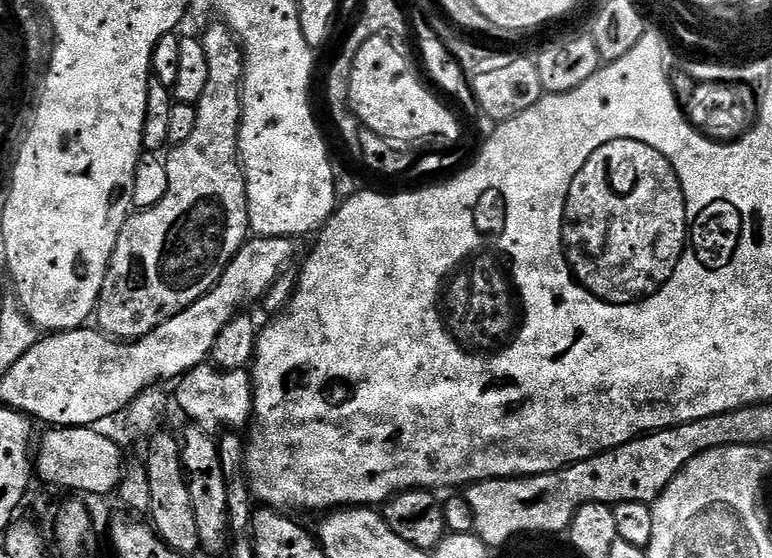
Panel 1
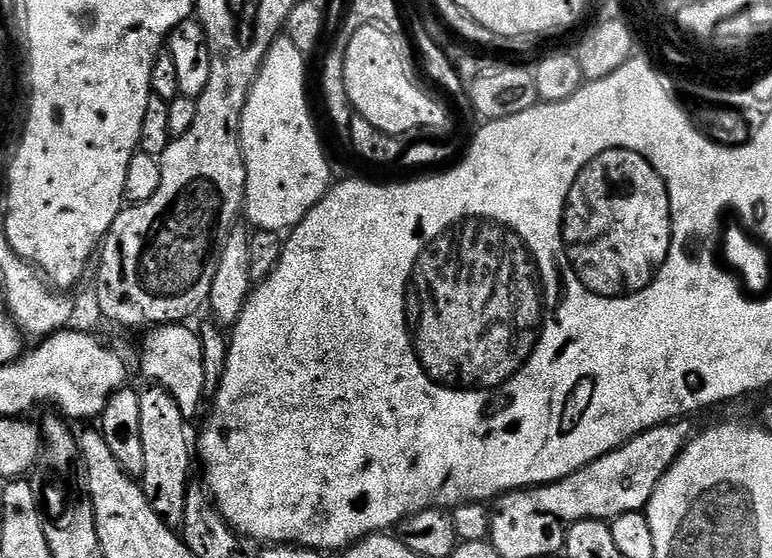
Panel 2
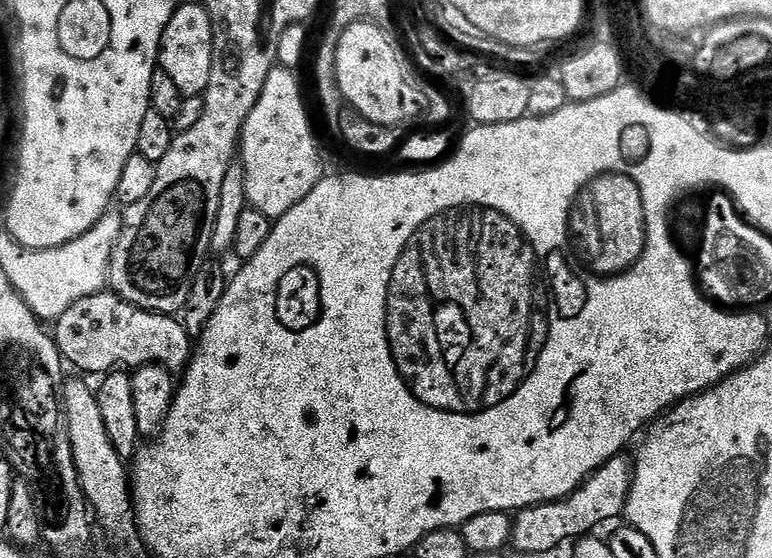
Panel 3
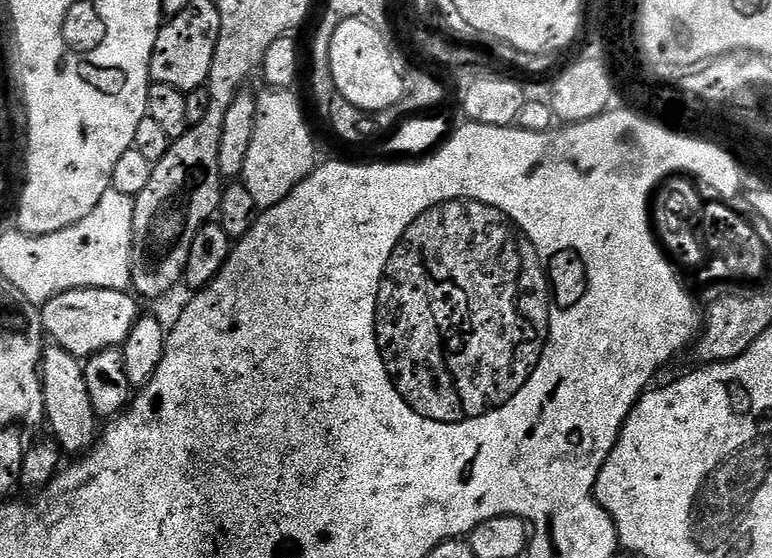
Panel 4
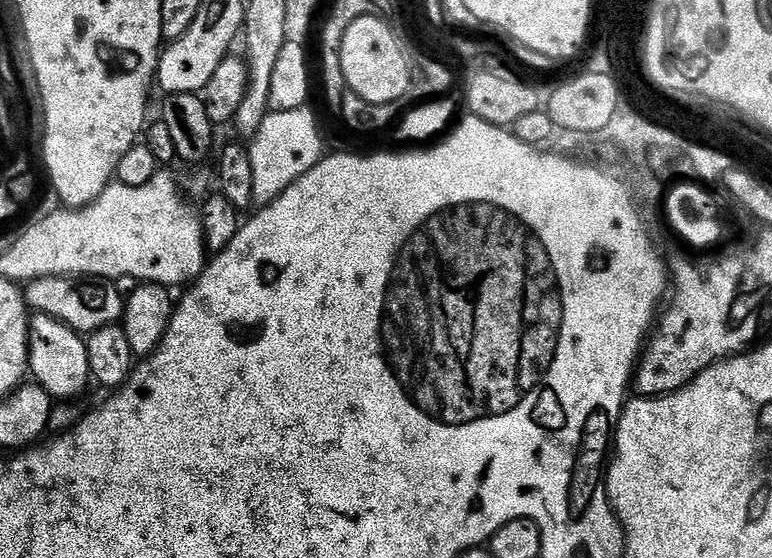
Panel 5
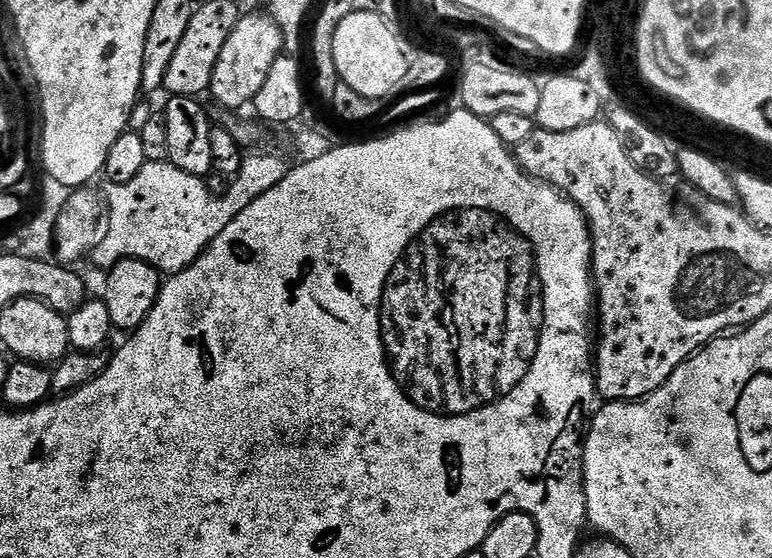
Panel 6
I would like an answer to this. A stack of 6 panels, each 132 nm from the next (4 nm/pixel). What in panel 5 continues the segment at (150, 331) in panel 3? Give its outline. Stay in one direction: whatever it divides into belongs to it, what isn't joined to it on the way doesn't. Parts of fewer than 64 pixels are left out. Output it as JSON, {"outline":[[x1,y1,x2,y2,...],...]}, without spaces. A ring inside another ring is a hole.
{"outline":[[51,276,27,281,23,285,22,295,25,305,33,313,54,318,77,334,91,334,99,328,115,325,123,315,125,297,119,296,112,288,115,287,104,282,81,283,76,278]]}

